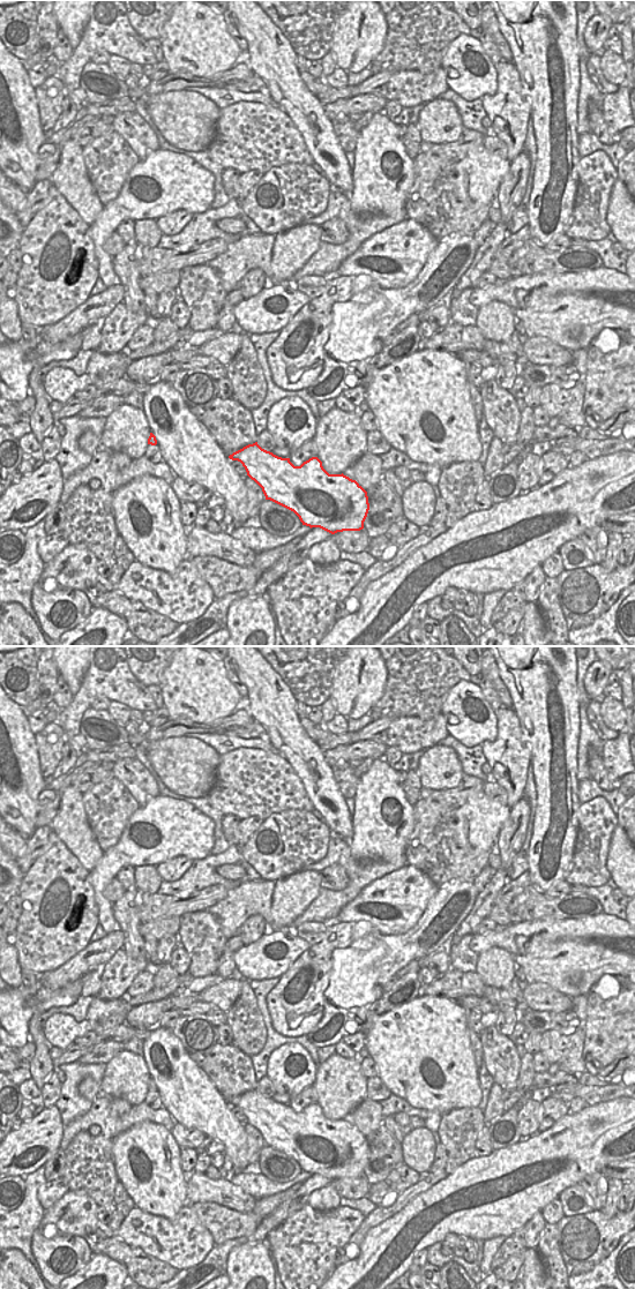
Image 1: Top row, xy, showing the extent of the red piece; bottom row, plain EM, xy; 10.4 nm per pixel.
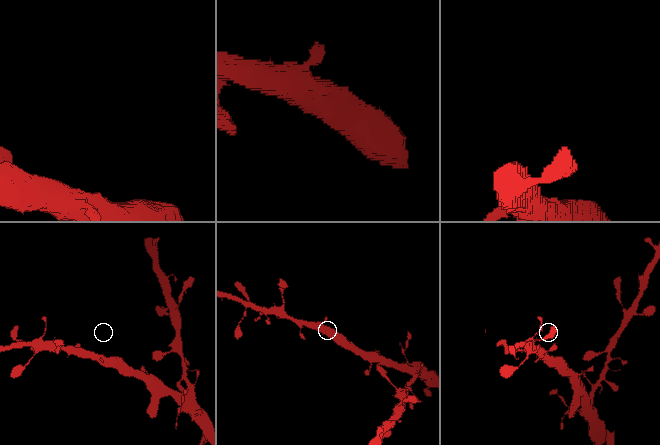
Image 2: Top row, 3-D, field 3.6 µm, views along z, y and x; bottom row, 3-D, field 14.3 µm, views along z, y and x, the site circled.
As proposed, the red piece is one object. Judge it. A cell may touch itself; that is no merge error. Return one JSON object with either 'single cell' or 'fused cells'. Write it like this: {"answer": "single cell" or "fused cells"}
{"answer": "single cell"}

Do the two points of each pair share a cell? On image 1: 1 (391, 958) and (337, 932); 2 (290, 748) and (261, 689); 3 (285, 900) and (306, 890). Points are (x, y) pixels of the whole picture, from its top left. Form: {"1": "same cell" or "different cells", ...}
{"1": "same cell", "2": "same cell", "3": "same cell"}

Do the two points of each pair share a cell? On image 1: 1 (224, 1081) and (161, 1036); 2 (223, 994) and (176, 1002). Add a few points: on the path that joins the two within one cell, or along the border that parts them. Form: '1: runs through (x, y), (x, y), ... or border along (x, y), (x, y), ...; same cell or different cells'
1: border along (201, 1068), (217, 1091); different cells
2: border along (198, 995), (200, 1001); different cells

